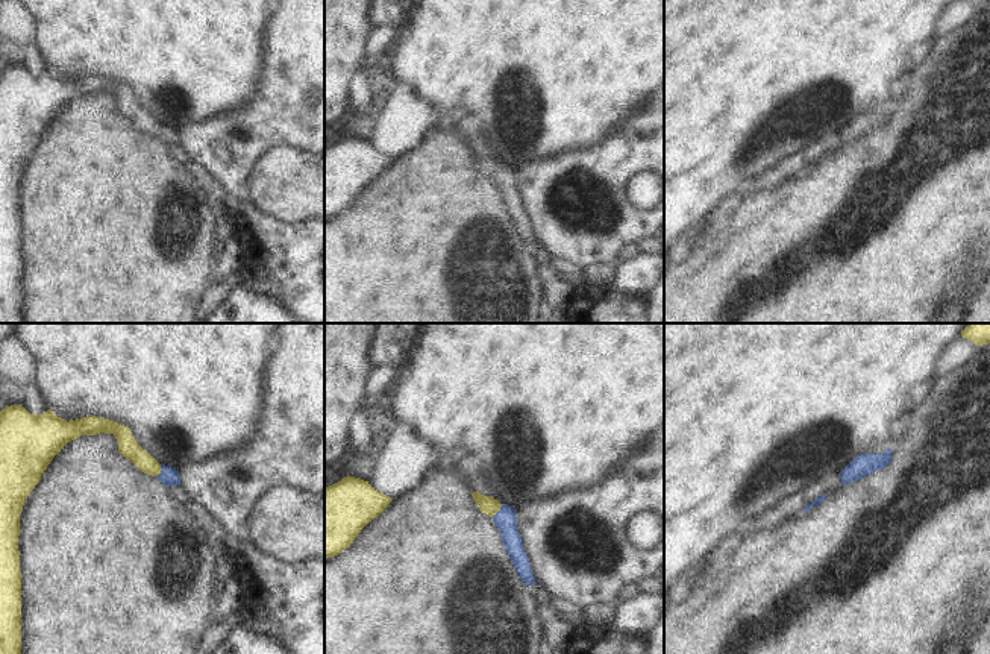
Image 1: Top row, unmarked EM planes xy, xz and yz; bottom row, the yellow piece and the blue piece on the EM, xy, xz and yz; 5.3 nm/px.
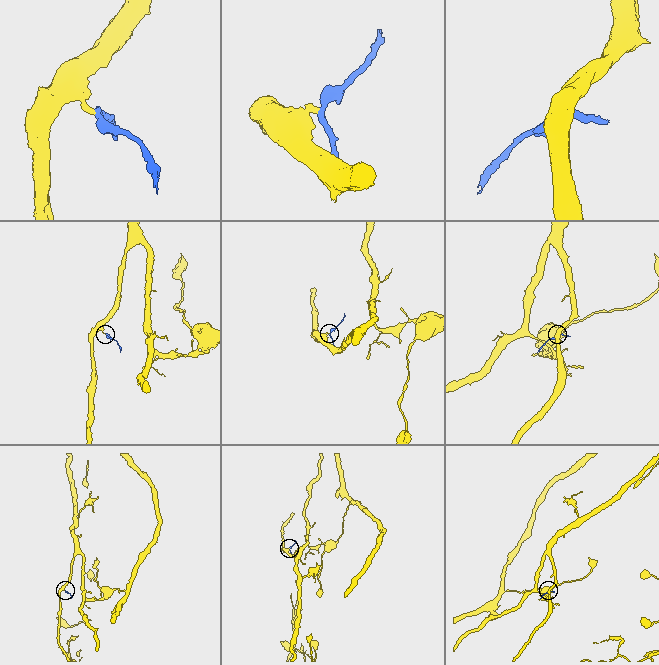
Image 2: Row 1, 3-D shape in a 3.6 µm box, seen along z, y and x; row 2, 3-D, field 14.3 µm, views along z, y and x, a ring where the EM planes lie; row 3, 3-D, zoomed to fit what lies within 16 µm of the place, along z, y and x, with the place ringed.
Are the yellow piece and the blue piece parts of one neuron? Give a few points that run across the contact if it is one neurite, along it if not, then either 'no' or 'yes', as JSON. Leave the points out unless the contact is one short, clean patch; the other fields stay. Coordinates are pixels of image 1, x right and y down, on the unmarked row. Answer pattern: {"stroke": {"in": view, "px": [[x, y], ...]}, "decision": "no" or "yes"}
{"stroke": {"in": "xz", "px": [[488, 166], [498, 170], [505, 179]]}, "decision": "yes"}

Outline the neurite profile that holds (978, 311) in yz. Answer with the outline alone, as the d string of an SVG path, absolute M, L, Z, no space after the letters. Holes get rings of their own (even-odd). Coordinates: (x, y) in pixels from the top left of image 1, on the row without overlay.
M990 272L981 290L970 300L961 323L990 323Z

